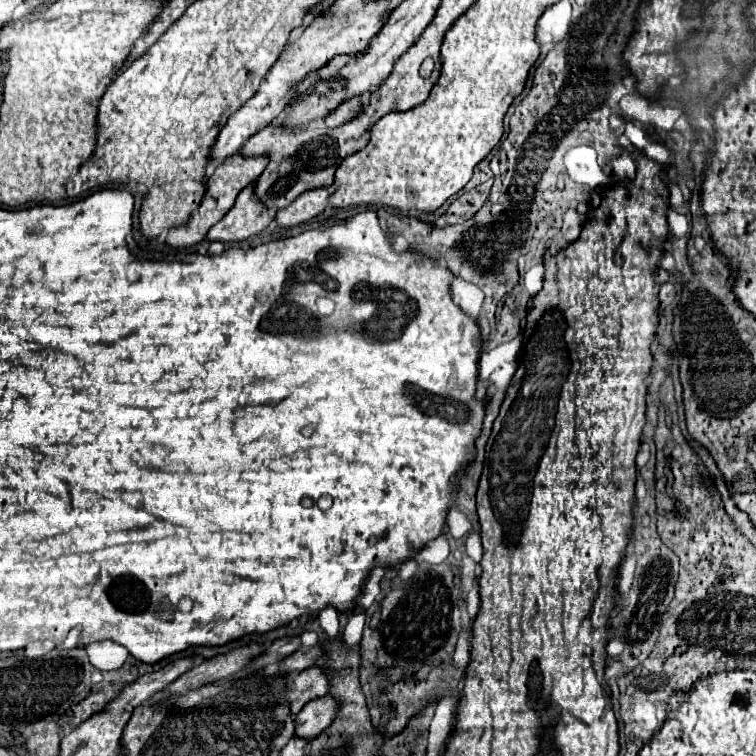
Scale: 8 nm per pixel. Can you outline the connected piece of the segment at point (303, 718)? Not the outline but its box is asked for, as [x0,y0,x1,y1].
[295,694,335,740]

